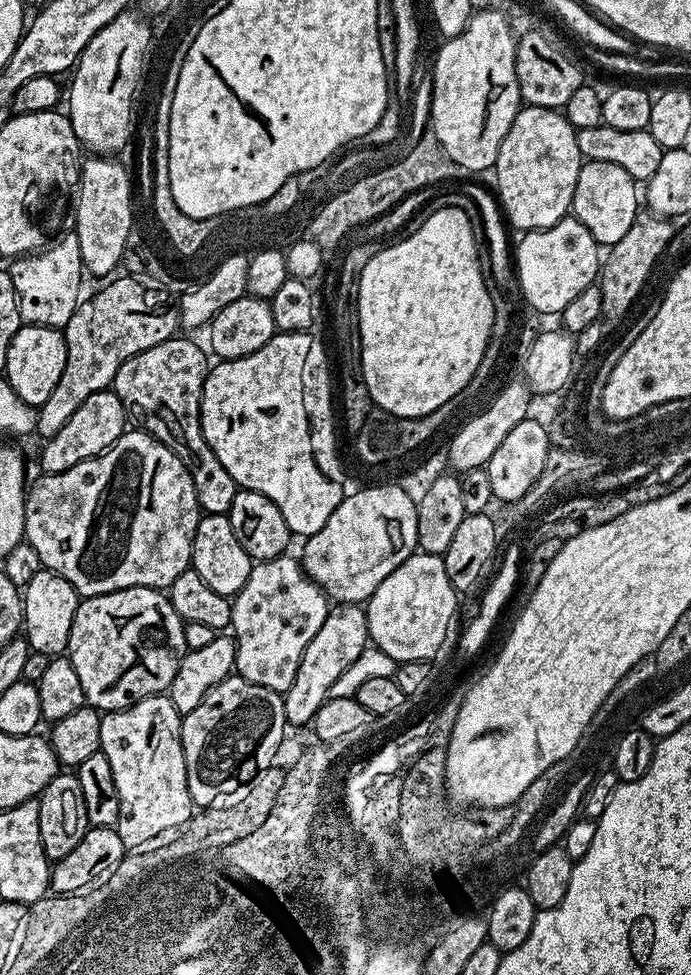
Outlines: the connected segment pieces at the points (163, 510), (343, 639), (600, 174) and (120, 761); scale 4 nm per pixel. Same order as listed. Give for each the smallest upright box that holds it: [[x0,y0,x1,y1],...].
[[24,430,202,598],[283,604,369,727],[570,162,638,246],[99,694,194,849]]

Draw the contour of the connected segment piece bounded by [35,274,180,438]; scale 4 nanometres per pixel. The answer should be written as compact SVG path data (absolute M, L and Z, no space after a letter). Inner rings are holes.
M120 275L109 279L105 283L109 284L98 289L89 300L88 297L81 299L74 314L70 314L70 322L64 325L62 331L66 342L66 367L62 369L62 378L58 378L58 386L54 386L50 398L38 405L35 431L37 437L47 438L58 434L58 430L66 426L70 414L74 414L74 410L78 410L78 406L82 406L82 402L86 402L90 394L98 394L111 385L122 362L134 358L134 354L142 354L142 350L150 350L150 346L158 346L158 342L166 342L177 335L180 328L180 305L177 297L172 297L167 292L167 287L149 286L138 276Z

